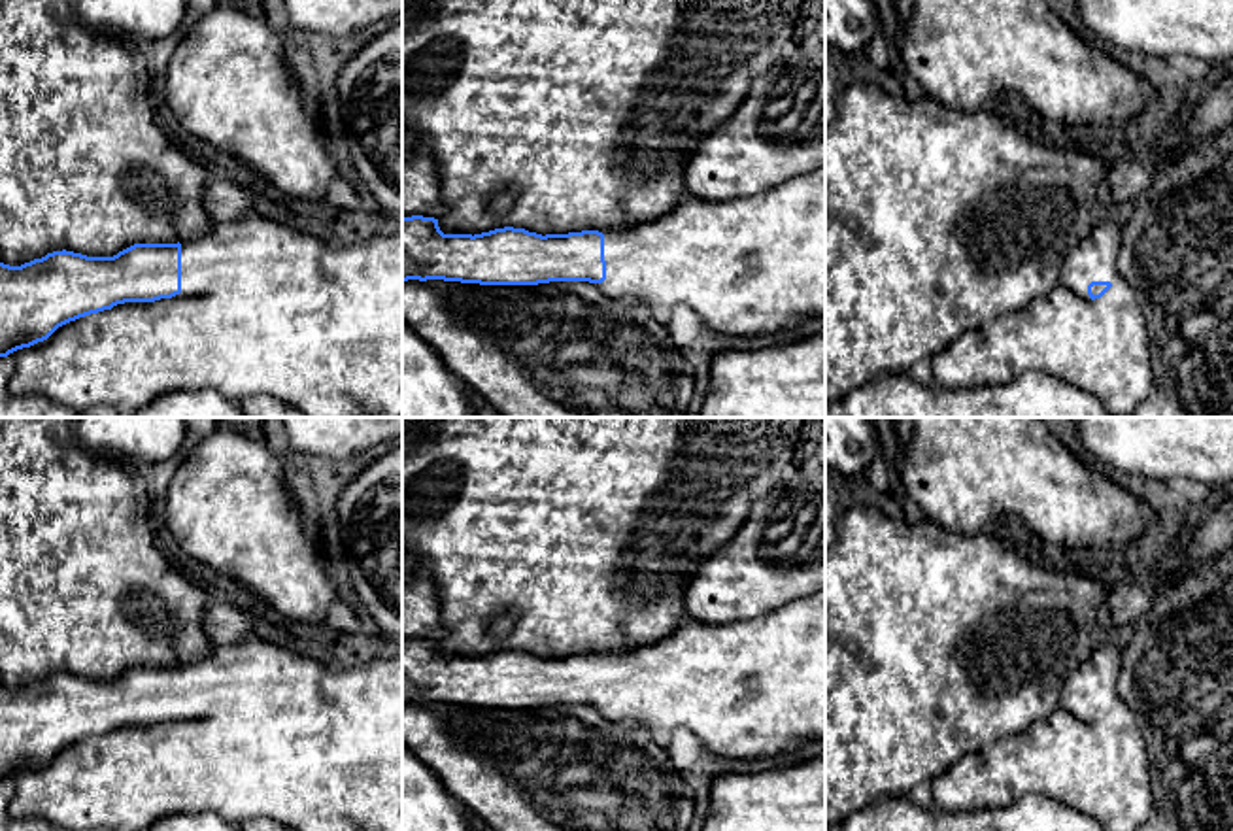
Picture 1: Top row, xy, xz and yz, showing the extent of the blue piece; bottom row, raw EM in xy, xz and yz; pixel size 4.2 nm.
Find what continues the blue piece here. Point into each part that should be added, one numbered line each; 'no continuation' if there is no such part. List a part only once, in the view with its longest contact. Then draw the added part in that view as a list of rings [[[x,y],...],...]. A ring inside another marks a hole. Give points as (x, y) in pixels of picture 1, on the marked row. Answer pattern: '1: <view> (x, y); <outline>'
1: xy (265, 308); [[[262,215],[240,217],[228,225],[217,225],[194,240],[181,242],[179,295],[155,302],[125,302],[79,317],[59,327],[47,340],[17,349],[8,357],[13,361],[13,374],[8,383],[11,393],[40,393],[74,410],[108,404],[130,416],[172,391],[215,389],[234,404],[253,395],[270,395],[295,406],[304,417],[402,417],[402,234],[376,236],[359,244],[338,244]]]

